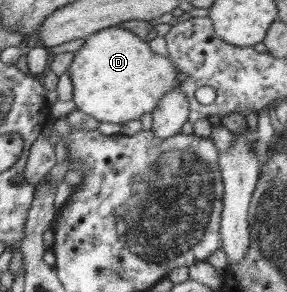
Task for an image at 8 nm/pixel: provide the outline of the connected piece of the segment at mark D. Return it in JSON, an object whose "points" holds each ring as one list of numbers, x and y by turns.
{"points":[[120,25,94,32,66,69,72,85,72,100,77,110,101,123,124,124,153,111,159,98,177,84,172,63,152,53,147,40,141,40]]}

